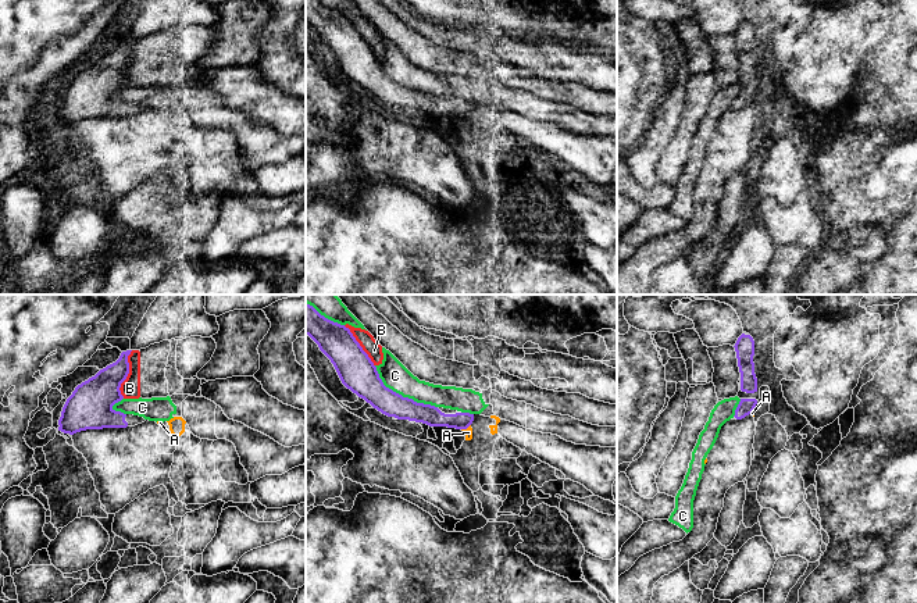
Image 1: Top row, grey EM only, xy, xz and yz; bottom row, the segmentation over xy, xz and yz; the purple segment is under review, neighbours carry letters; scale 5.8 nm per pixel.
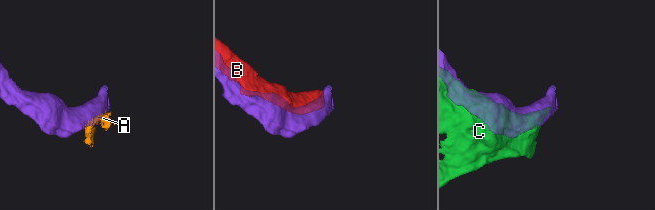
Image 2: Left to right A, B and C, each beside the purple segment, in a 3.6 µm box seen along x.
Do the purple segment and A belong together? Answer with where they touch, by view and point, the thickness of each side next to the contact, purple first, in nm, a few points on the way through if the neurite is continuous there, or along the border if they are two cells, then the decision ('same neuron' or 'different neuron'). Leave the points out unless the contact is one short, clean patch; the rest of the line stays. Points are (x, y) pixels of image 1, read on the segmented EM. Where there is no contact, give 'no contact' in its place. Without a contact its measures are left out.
meets purple in xz at (466, 428); 120 nm thick on the purple side, 50 nm on the other; different neuron

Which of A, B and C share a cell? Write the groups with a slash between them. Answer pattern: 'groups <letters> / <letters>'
groups A C / B

